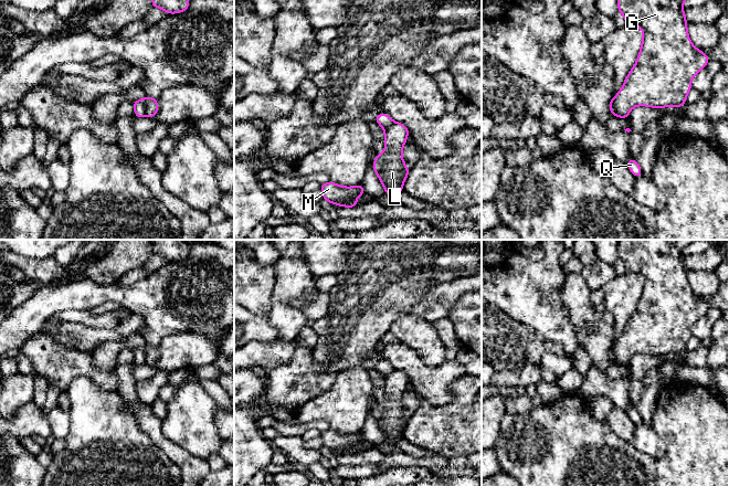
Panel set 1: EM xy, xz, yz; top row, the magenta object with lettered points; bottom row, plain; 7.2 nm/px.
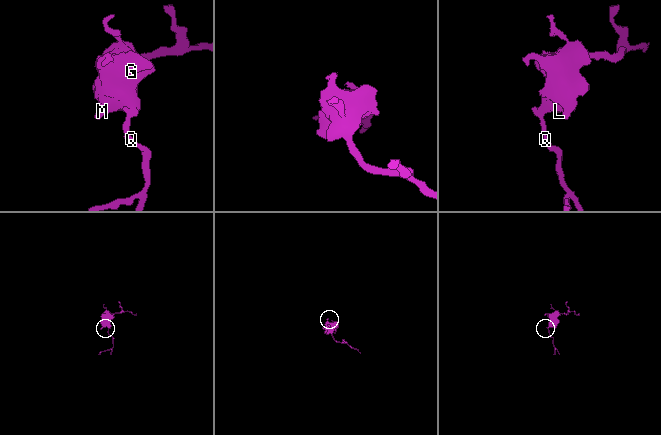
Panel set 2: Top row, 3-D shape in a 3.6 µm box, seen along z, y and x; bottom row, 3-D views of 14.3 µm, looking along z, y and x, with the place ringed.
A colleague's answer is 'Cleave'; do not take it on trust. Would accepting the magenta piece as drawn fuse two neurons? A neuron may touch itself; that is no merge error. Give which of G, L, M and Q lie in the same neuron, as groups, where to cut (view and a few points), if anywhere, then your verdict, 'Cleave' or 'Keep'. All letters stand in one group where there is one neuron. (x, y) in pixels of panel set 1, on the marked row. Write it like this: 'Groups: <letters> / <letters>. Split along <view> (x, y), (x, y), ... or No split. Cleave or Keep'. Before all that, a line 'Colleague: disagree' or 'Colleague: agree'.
Colleague: agree
Groups: G L M / Q. Split along xy (141, 99), (146, 115). Cleave

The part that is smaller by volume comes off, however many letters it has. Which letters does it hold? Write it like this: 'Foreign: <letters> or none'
Foreign: Q

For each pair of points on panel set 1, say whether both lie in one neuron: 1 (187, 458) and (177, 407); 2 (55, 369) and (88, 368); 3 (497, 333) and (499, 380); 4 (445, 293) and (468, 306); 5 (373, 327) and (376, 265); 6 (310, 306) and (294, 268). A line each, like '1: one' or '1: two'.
1: two
2: one
3: two
4: two
5: one
6: two

